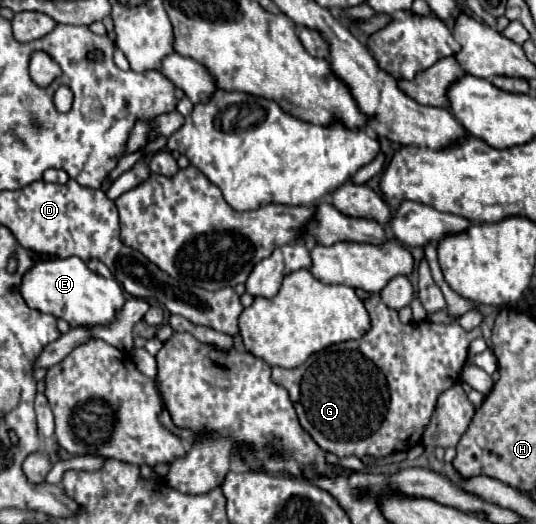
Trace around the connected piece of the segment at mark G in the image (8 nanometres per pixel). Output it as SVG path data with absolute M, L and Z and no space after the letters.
M378 293L364 301L364 305L370 313L372 329L362 339L330 345L320 353L310 355L306 363L294 369L272 367L272 381L288 391L300 425L324 451L336 453L338 457L386 457L420 445L440 393L460 381L460 373L468 357L468 345L476 337L482 337L480 327L466 331L458 323L440 325L430 321L412 321L404 325L398 319L398 311L388 309L388 305L380 301Z

